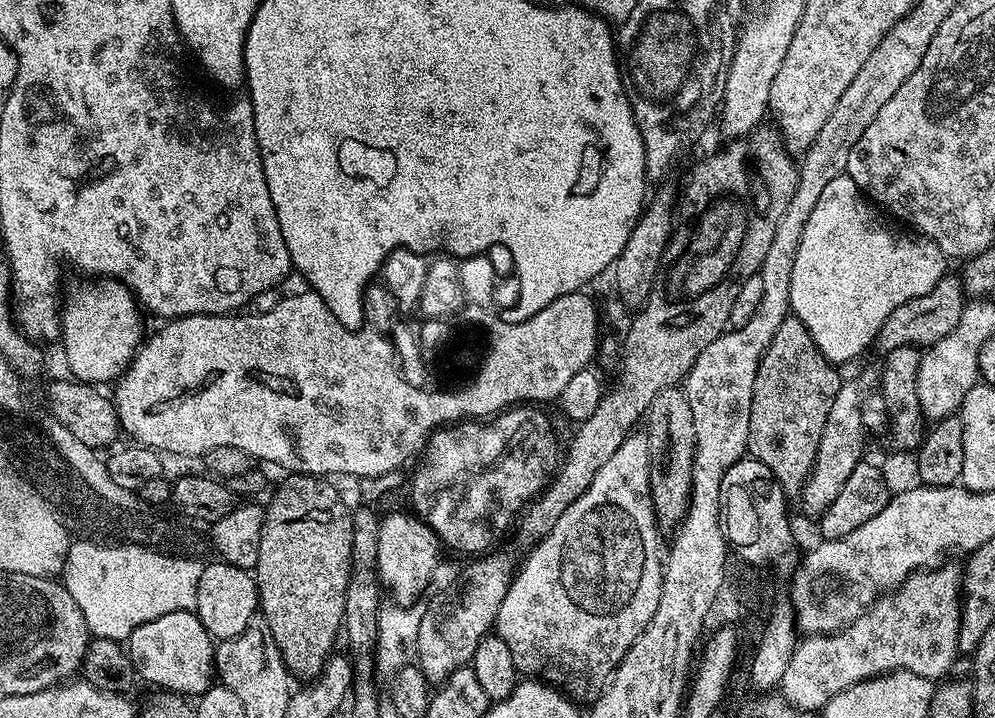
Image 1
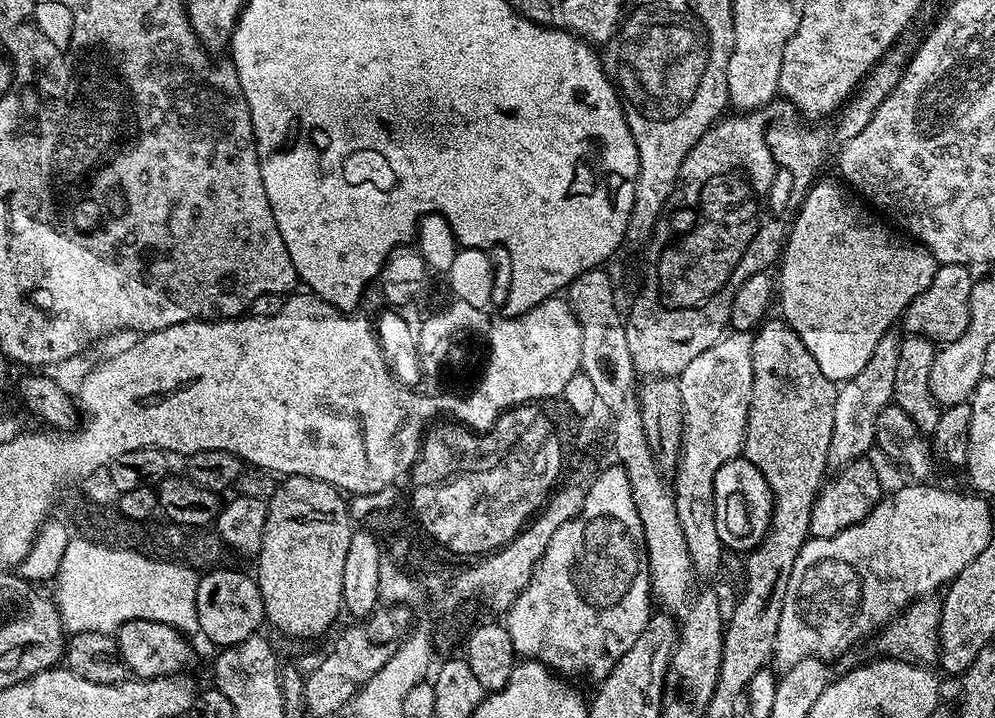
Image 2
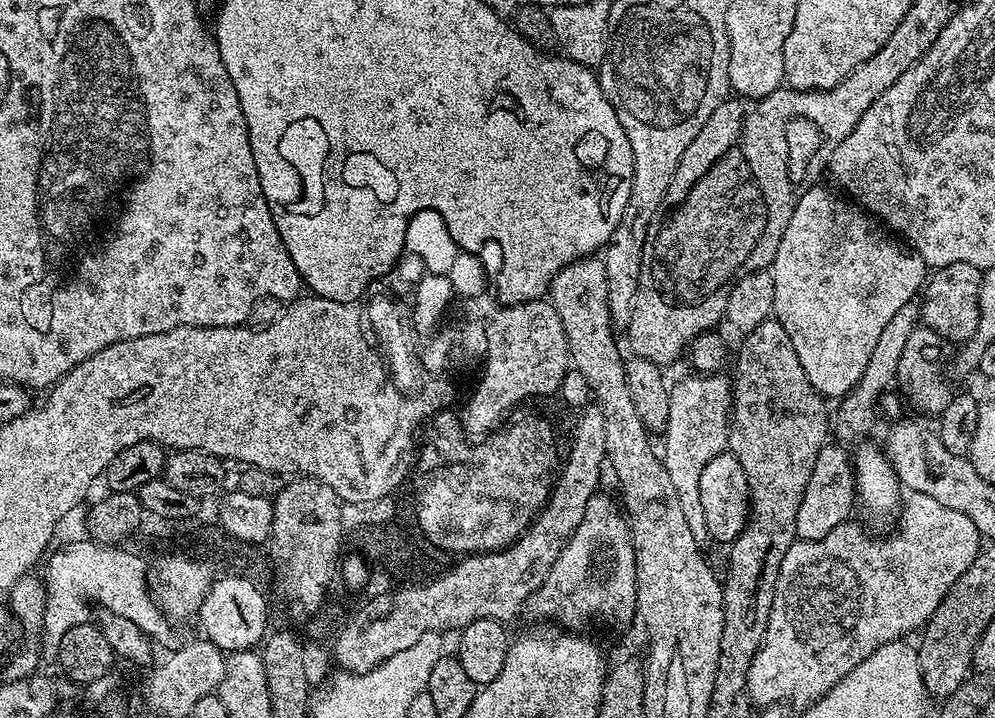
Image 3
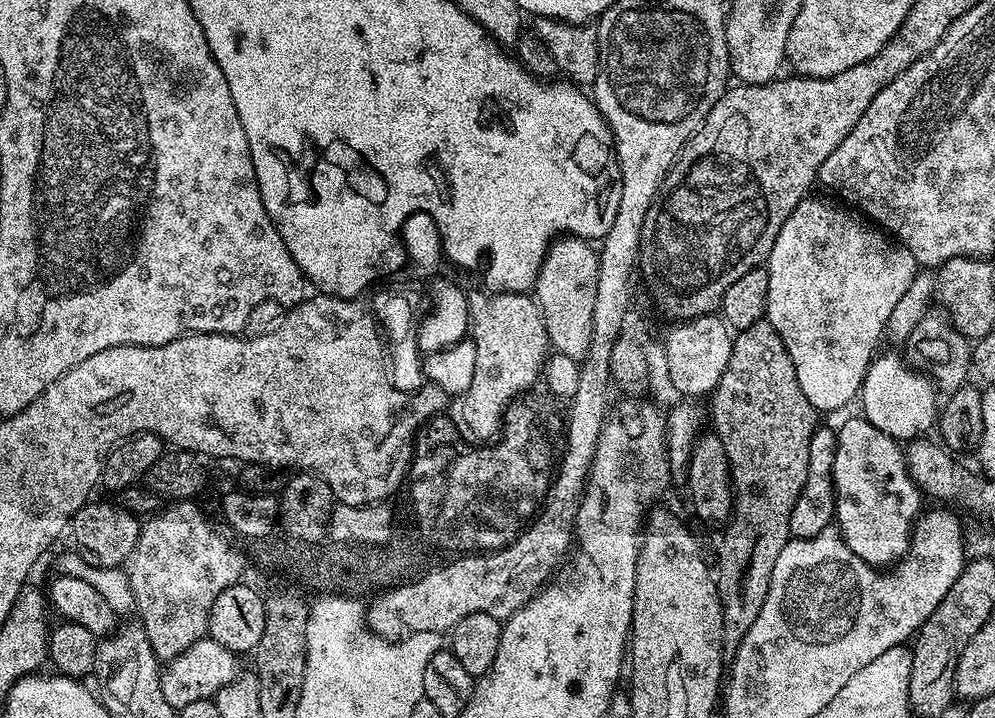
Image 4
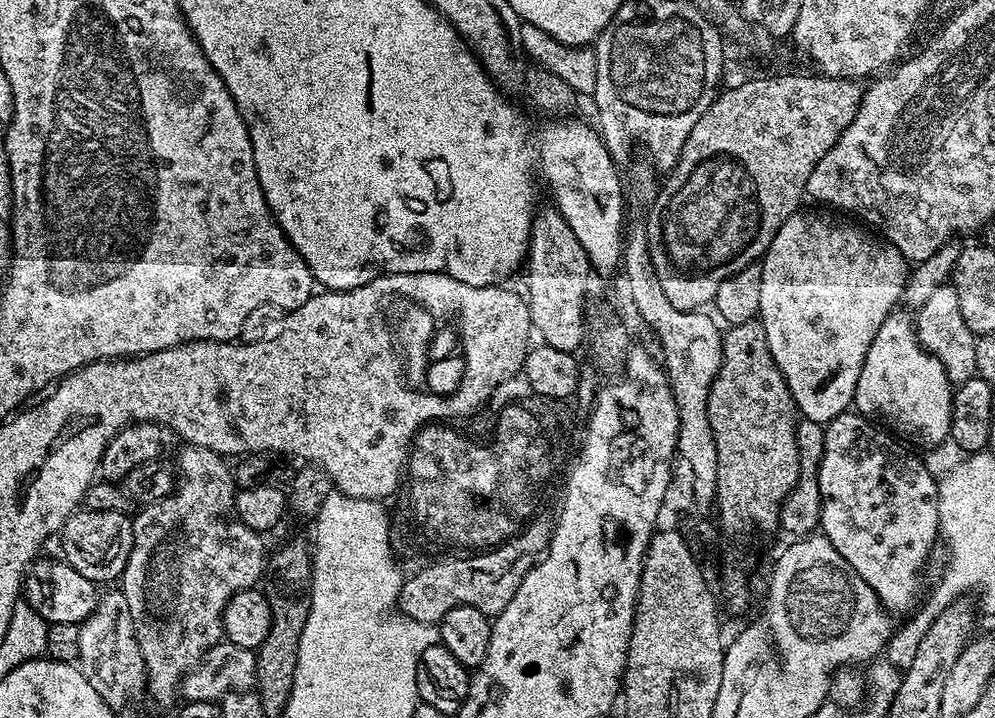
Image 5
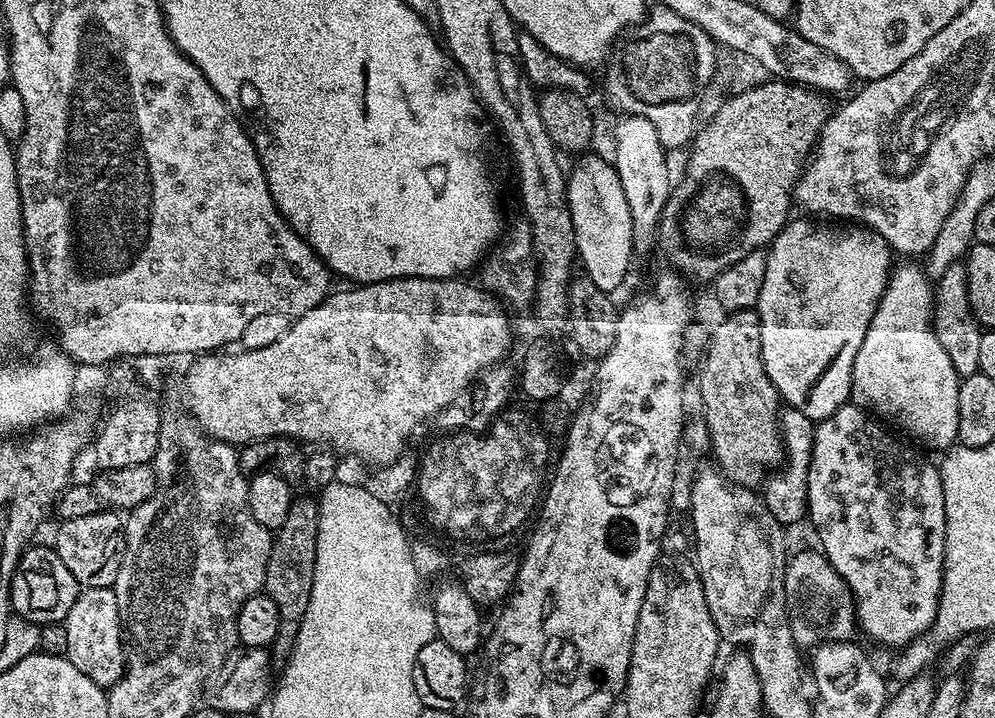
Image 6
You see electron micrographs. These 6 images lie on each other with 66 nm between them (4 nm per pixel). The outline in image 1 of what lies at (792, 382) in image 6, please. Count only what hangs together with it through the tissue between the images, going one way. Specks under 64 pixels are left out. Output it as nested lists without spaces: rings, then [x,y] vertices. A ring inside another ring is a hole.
[[[846,174],[833,178],[818,197],[806,222],[806,230],[802,230],[798,254],[794,254],[794,270],[790,273],[791,315],[802,321],[820,353],[837,366],[862,355],[868,347],[871,349],[876,343],[876,335],[882,330],[882,322],[886,322],[902,302],[930,294],[949,271],[949,257],[929,236],[899,232],[876,211],[877,205],[860,191],[854,178]]]

